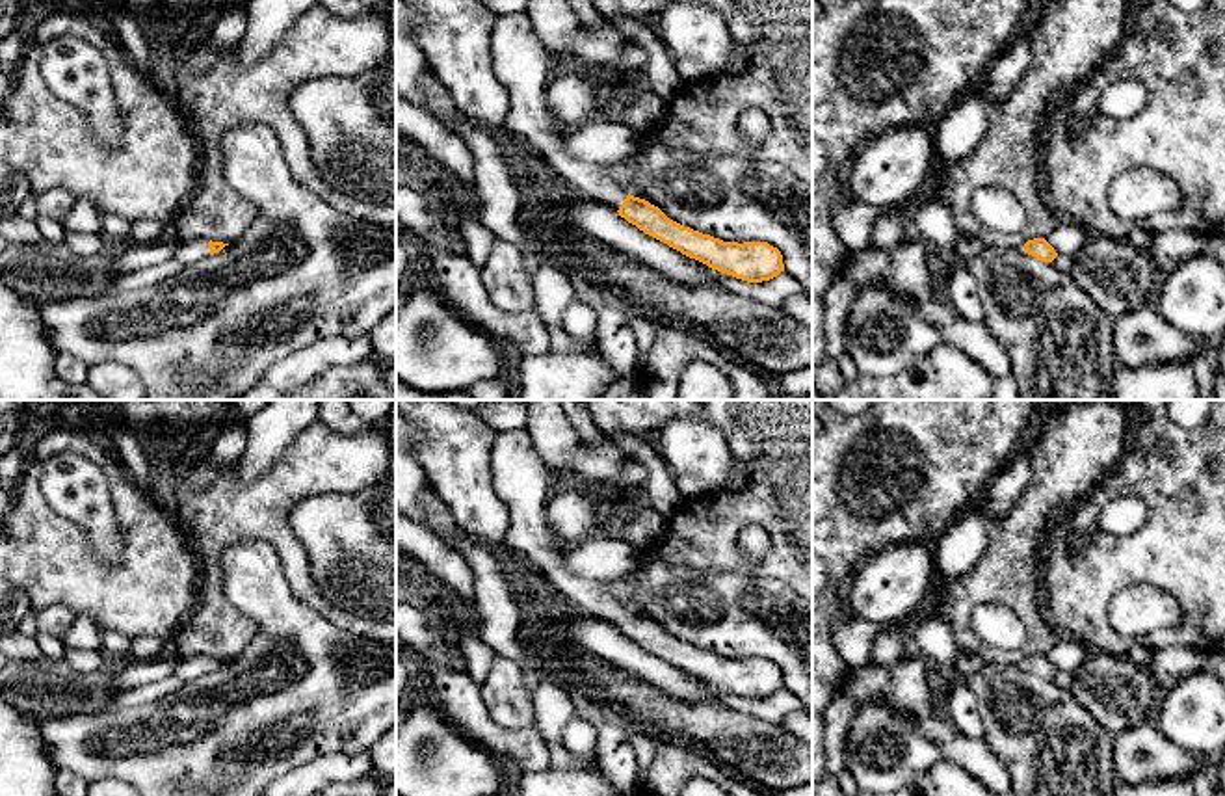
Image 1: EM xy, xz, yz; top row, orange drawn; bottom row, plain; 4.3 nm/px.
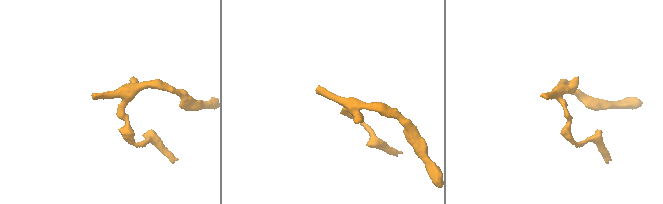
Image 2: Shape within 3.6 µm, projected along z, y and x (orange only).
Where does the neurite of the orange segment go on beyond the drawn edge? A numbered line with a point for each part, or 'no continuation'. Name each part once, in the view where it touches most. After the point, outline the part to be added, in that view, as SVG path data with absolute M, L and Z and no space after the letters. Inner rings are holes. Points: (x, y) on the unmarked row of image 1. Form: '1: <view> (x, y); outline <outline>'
1: xz (521, 478); outline M526 430L496 431L491 456L493 482L509 508L509 530L502 551L526 560L569 604L613 627L626 616L599 580L582 578L565 565L567 547L550 532L547 500L550 472Z

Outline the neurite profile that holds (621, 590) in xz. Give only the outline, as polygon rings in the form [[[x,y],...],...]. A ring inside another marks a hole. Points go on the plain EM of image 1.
[[[628,571],[625,577],[617,580],[604,582],[602,588],[612,599],[619,601],[626,610],[639,614],[638,606],[630,601],[636,578],[638,575],[634,571]]]

